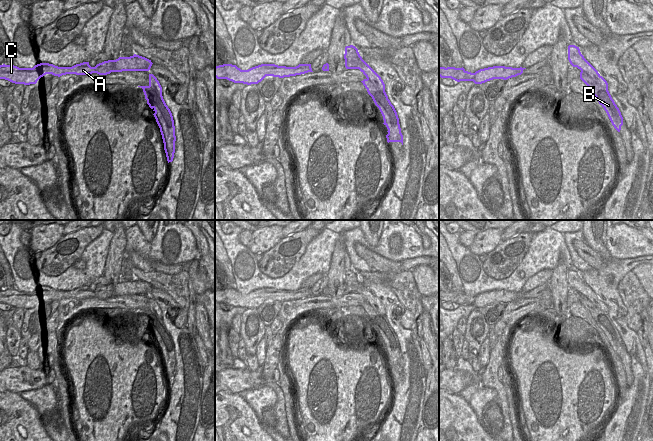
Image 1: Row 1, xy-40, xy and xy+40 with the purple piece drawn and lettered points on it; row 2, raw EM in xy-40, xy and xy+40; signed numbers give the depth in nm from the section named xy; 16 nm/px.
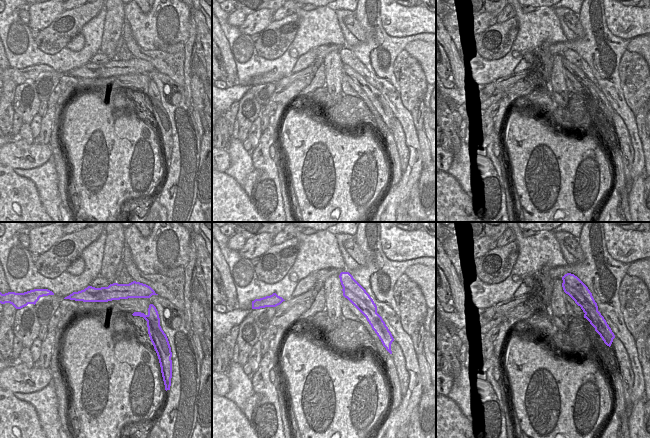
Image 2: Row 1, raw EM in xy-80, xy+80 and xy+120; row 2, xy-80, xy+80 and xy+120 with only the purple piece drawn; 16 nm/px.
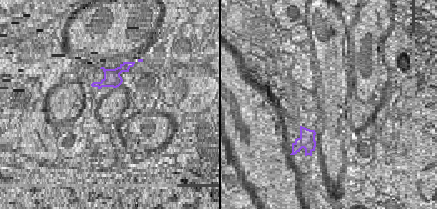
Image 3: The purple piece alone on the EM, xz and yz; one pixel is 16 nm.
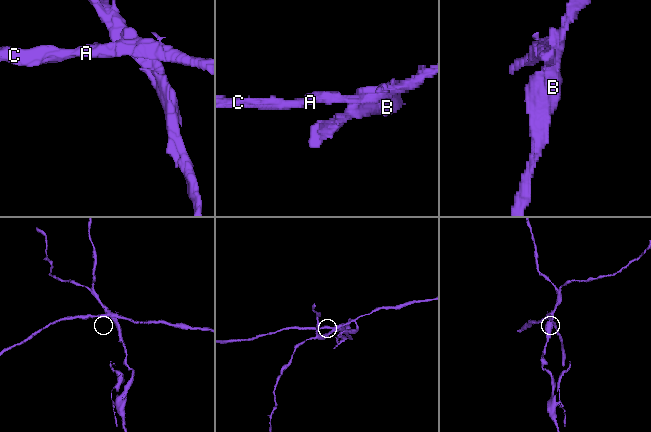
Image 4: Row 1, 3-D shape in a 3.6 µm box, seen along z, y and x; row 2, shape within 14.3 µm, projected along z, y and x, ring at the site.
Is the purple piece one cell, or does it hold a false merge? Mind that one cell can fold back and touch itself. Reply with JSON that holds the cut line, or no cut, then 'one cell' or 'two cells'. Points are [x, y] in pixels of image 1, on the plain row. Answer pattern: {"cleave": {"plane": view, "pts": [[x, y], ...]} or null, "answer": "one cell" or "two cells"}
{"cleave": {"plane": "xy", "pts": [[360, 280], [357, 283], [345, 285]]}, "answer": "two cells"}

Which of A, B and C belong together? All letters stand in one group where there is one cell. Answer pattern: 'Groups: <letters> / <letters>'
Groups: A C / B.

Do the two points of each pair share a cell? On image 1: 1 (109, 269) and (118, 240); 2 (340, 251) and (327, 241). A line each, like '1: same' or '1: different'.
1: same
2: different

